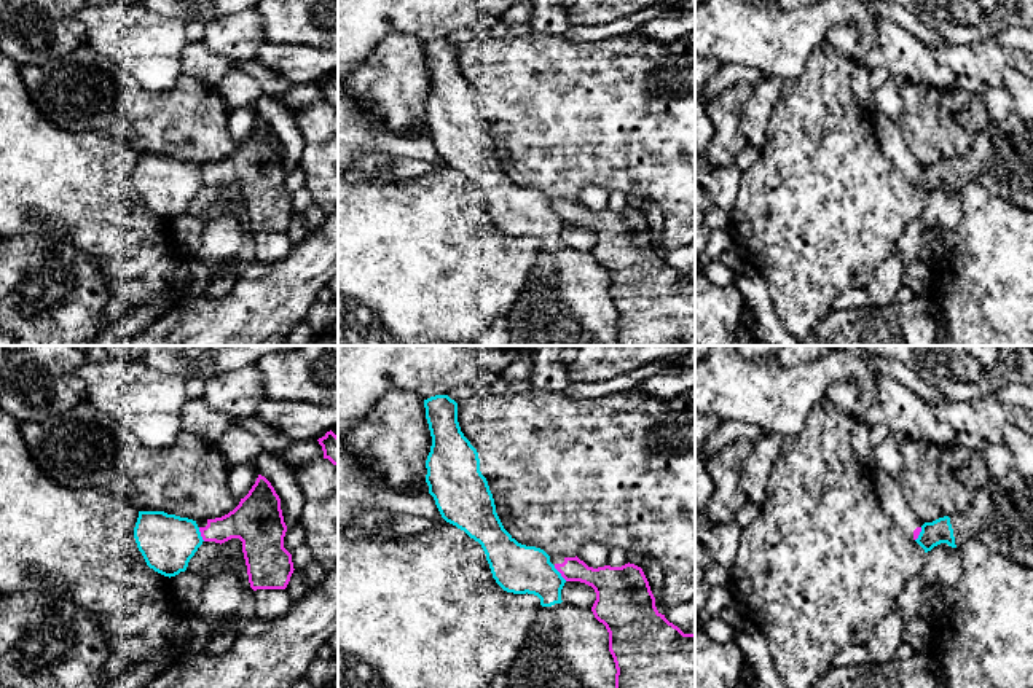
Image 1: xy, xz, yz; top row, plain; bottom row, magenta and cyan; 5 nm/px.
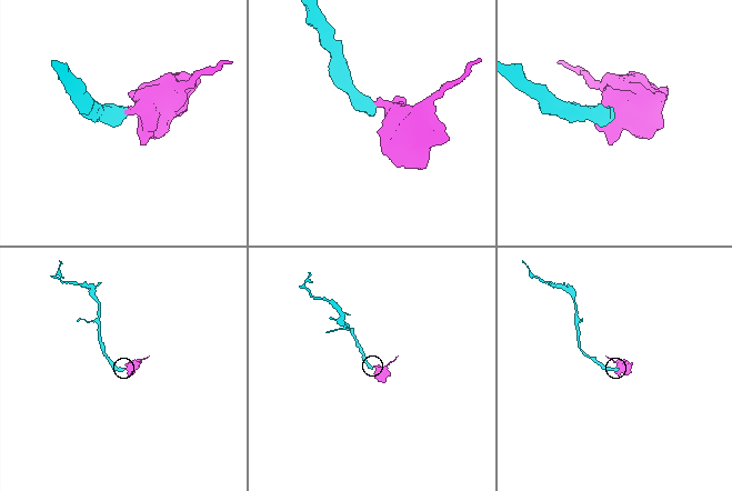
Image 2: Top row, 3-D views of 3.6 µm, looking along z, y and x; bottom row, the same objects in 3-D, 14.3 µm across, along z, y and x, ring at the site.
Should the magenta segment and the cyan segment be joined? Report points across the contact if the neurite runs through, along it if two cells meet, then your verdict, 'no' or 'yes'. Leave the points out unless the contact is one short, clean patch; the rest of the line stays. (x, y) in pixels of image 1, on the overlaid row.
along xz (553, 566), (566, 580) | no

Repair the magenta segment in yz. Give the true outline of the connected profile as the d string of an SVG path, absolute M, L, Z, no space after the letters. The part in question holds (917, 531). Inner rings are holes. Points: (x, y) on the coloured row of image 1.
M874 467L870 470L874 491L880 500L883 511L894 521L894 524L912 540L917 540L923 522L904 498L899 479L890 473Z

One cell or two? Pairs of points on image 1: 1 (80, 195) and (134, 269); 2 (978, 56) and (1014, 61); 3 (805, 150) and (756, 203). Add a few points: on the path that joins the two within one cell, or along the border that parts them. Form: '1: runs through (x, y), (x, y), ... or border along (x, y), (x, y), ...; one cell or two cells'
1: runs through (99, 214), (134, 250); one cell
2: runs through (987, 58), (1005, 58); one cell
3: runs through (793, 164), (767, 188); one cell

